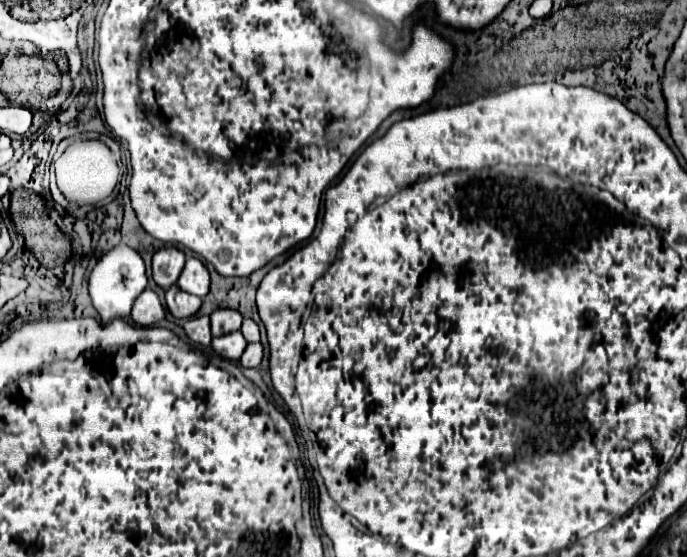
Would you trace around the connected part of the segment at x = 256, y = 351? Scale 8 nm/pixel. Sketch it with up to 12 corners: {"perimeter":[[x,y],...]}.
{"perimeter":[[248,344],[240,364],[258,368],[262,360],[262,344]]}

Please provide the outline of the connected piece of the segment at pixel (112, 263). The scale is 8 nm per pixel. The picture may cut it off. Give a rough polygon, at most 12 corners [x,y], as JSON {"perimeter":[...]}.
{"perimeter":[[118,244],[88,282],[102,324],[128,318],[144,292],[144,260]]}

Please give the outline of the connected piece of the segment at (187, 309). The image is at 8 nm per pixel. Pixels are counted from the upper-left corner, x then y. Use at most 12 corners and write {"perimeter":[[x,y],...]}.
{"perimeter":[[178,286],[166,290],[166,306],[176,318],[192,318],[202,300]]}

